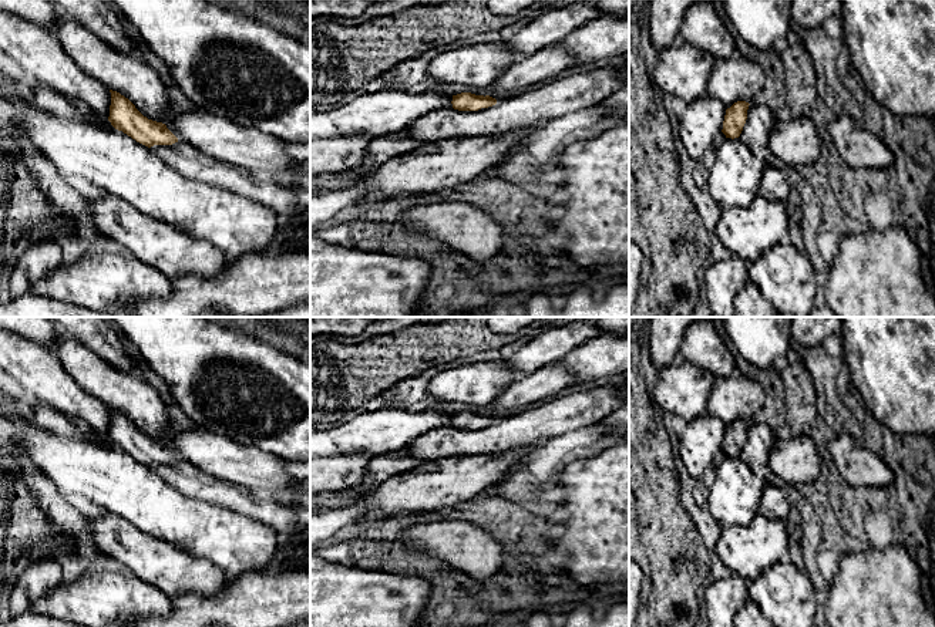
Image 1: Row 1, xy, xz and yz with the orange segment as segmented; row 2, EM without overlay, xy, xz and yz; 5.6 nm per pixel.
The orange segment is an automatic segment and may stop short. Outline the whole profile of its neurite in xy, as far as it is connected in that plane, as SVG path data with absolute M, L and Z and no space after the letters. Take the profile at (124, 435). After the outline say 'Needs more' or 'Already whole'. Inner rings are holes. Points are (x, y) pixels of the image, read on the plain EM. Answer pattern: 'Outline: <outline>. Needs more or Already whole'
Outline: M110 411L111 444L148 465L184 495L250 516L276 532L280 539L305 529L295 523L293 508L278 499L258 499L246 486L222 481L179 461L165 442L144 435L120 411Z. Needs more

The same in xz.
Outline: M461 411L453 414L453 427L458 429L478 429L497 422L497 418L490 414L475 414L471 411Z. Already whole

